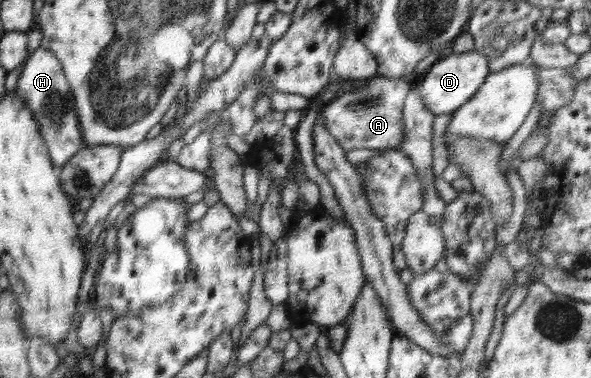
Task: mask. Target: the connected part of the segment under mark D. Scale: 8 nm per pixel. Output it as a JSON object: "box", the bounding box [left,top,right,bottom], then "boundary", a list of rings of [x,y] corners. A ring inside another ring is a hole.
{"box":[418,50,489,116],"boundary":[[[471,50],[471,52],[455,54],[447,51],[428,68],[425,78],[418,86],[419,98],[423,100],[425,108],[435,116],[454,113],[479,90],[489,73],[487,56],[483,56],[481,52]]]}

